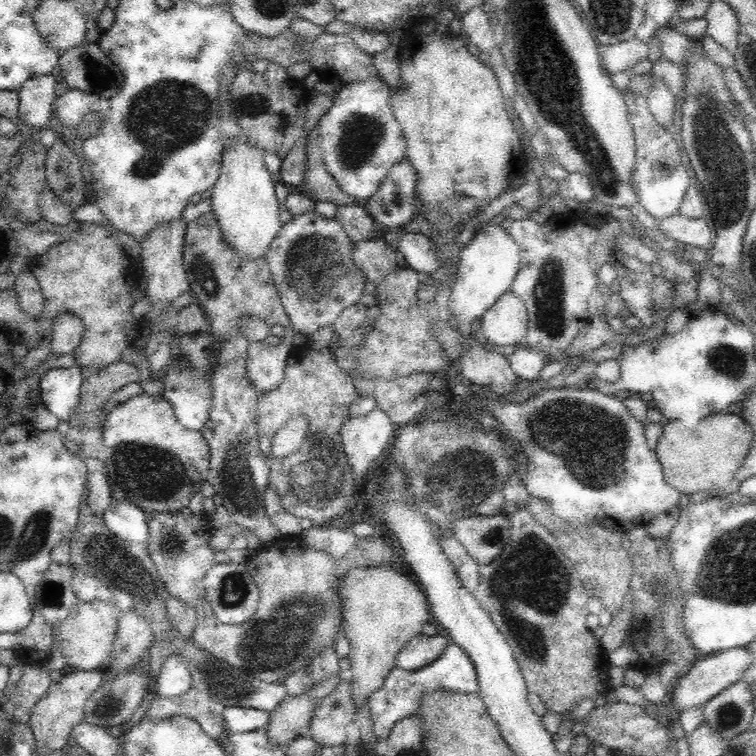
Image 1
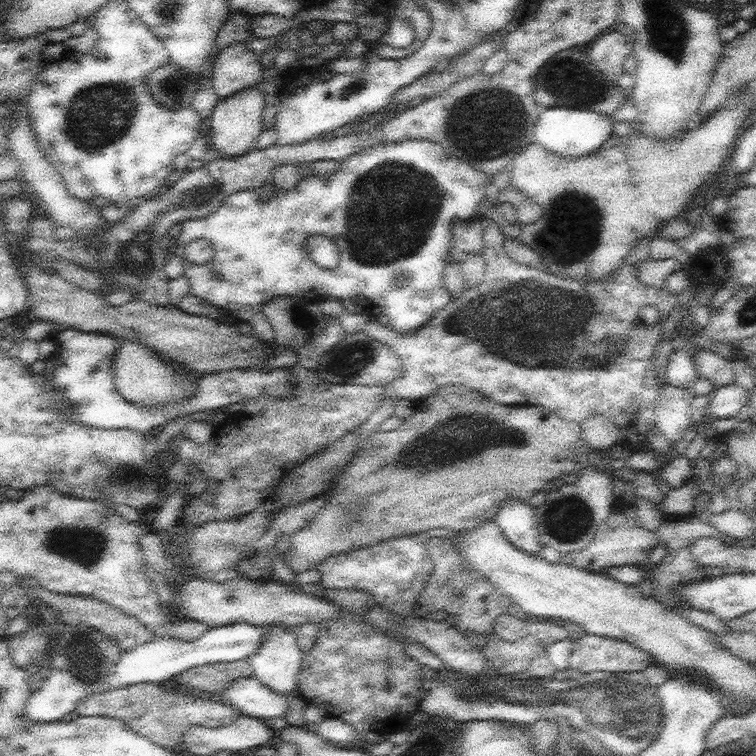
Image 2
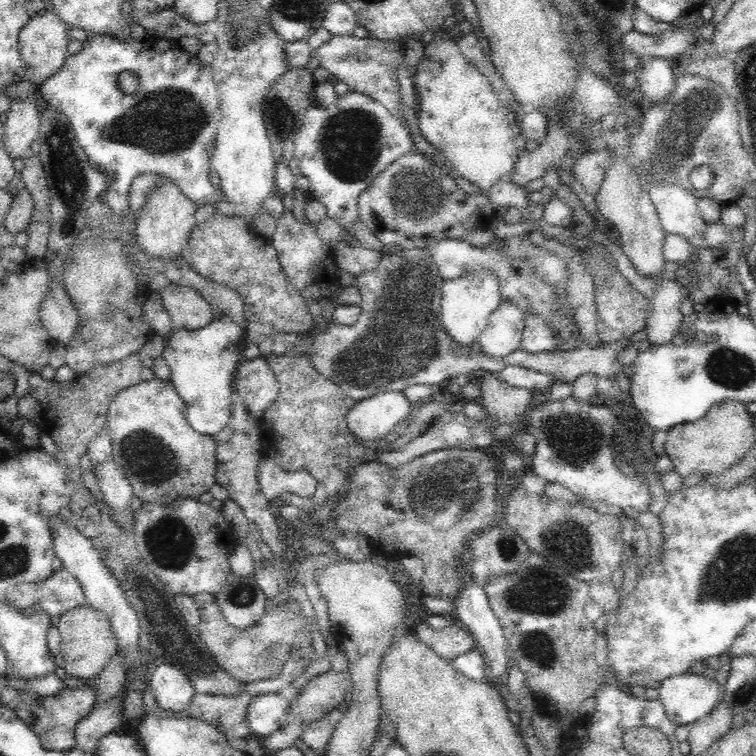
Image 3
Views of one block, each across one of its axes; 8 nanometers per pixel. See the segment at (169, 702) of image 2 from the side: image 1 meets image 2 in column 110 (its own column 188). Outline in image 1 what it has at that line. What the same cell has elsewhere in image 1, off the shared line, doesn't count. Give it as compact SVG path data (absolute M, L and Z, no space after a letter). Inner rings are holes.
M192 688L180 696L149 696L147 716L156 720L174 715L187 716L199 722L202 730L214 740L224 740L225 729L224 704L216 702L208 694Z

